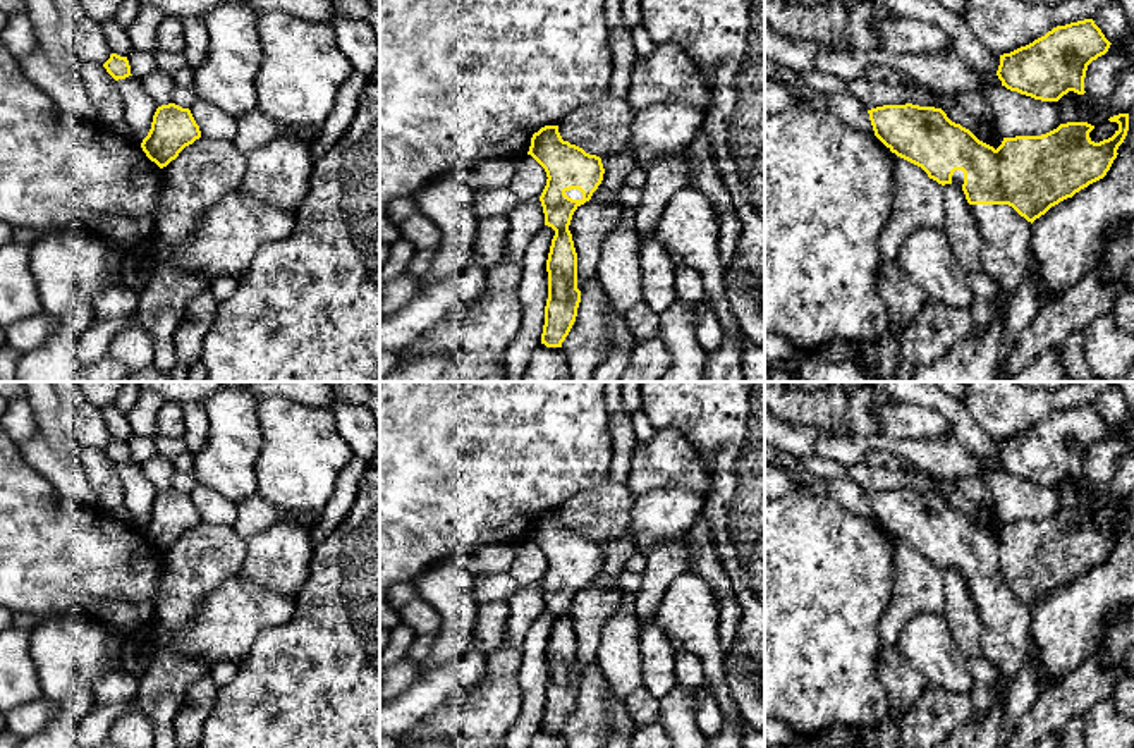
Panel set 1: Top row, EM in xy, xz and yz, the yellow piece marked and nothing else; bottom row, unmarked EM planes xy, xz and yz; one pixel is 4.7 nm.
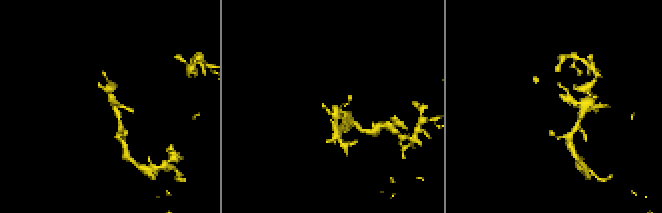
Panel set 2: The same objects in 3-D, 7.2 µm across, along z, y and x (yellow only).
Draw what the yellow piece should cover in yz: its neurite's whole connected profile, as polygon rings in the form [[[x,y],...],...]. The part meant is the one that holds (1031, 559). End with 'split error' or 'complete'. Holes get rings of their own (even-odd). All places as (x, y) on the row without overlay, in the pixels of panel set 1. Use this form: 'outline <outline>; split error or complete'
outline [[[905,488],[876,492],[868,495],[868,499],[875,521],[892,538],[921,552],[930,564],[942,571],[957,569],[962,573],[983,628],[981,657],[988,659],[1000,671],[1005,690],[1017,677],[1031,648],[1033,607],[1052,592],[1103,564],[1129,516],[1129,499],[1119,499],[1108,504],[1110,507],[1117,507],[1119,514],[1112,523],[1100,528],[1089,523],[1094,511],[1088,507],[1067,507],[1041,521],[1003,523],[1002,530],[995,535],[979,526],[969,514],[952,507],[942,494]]]; split error

